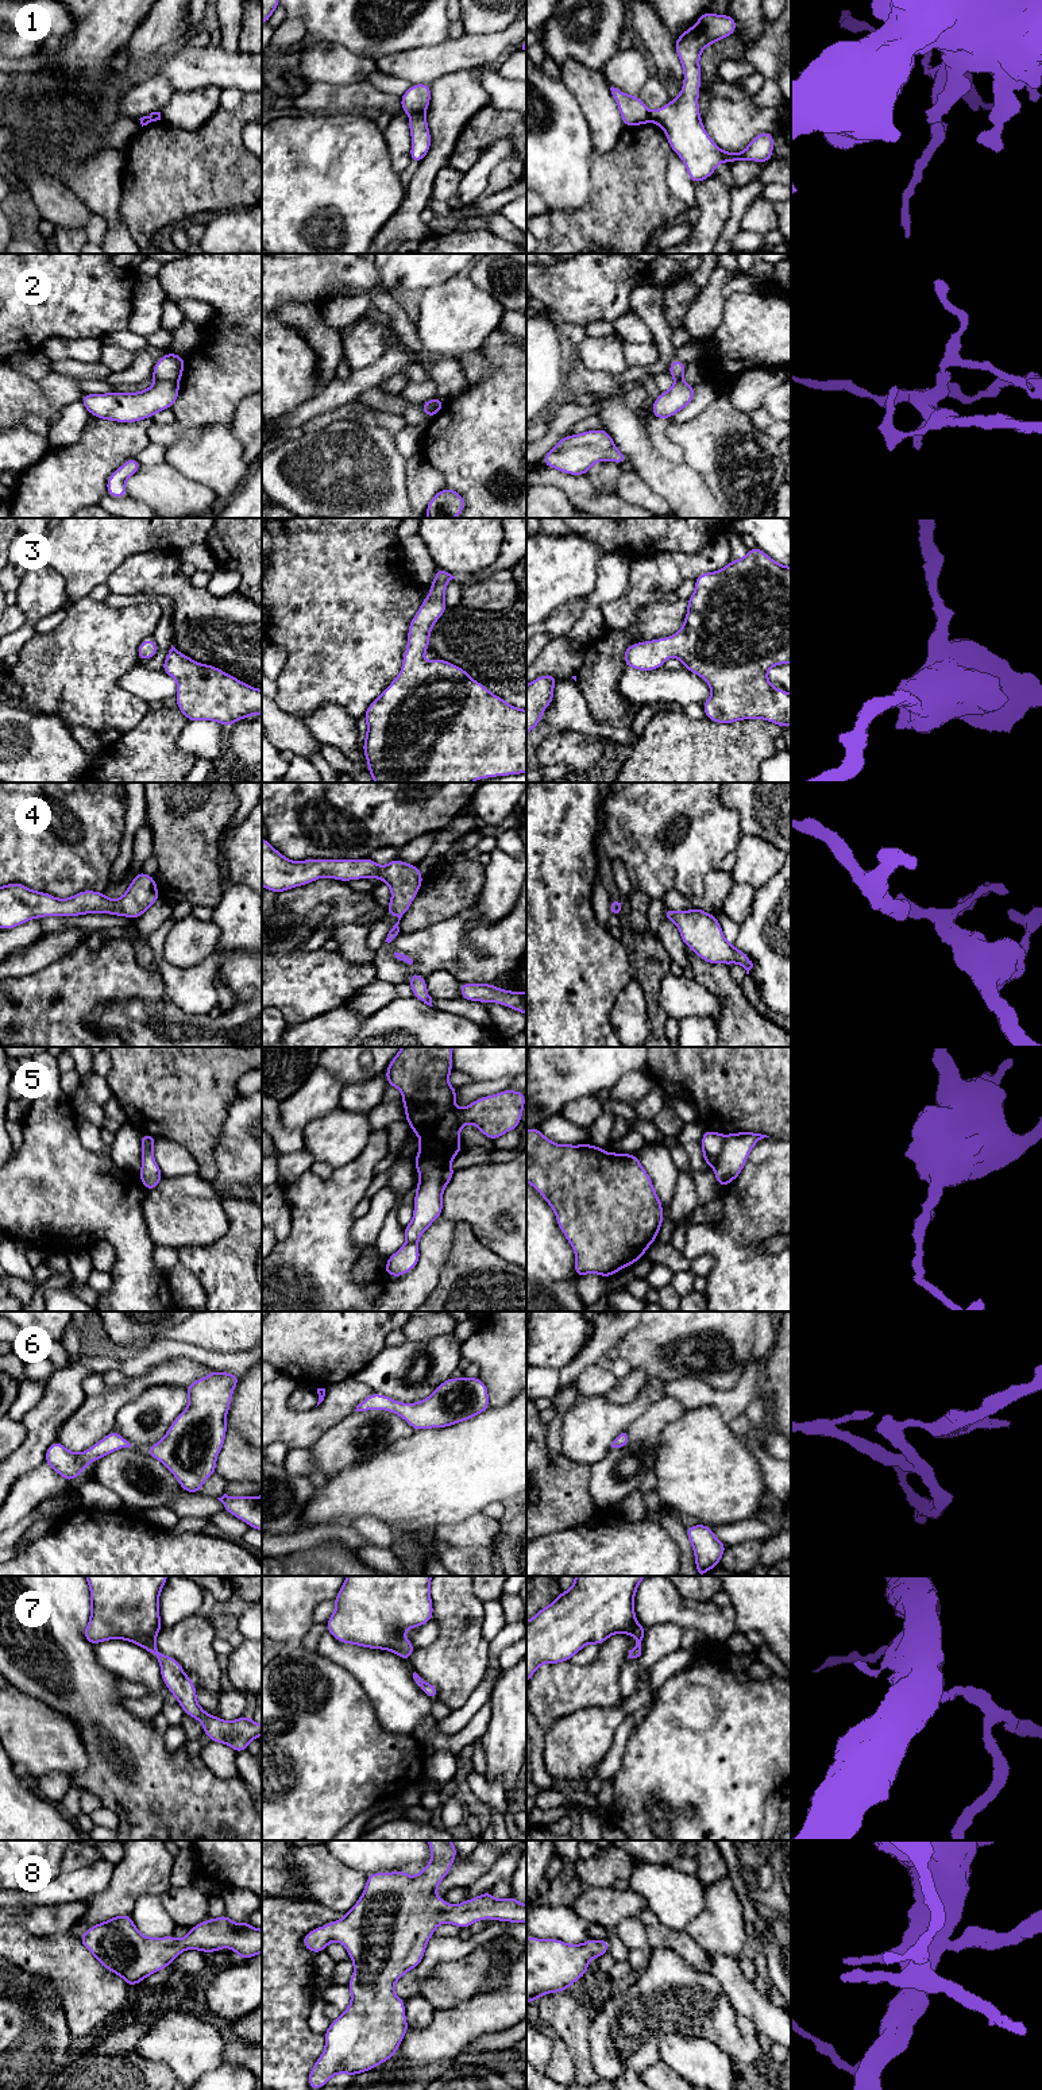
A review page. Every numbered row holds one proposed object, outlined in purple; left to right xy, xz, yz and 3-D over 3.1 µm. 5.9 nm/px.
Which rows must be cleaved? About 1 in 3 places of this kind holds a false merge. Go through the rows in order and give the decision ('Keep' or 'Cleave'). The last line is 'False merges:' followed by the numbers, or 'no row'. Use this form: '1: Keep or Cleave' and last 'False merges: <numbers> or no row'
1: Cleave
2: Cleave
3: Keep
4: Keep
5: Cleave
6: Keep
7: Keep
8: Keep
False merges: 1, 2, 5

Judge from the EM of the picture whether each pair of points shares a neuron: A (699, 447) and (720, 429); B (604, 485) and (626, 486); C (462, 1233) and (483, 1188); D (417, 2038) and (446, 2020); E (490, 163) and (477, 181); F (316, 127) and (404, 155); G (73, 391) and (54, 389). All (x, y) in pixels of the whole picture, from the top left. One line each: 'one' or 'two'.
A: one
B: two
C: two
D: one
E: one
F: two
G: one

